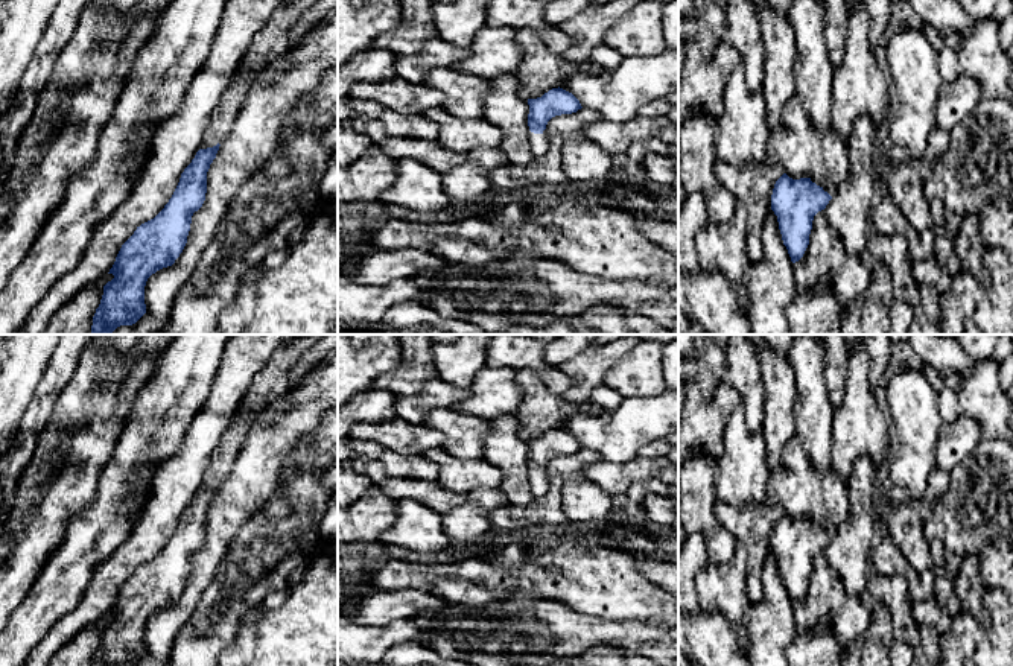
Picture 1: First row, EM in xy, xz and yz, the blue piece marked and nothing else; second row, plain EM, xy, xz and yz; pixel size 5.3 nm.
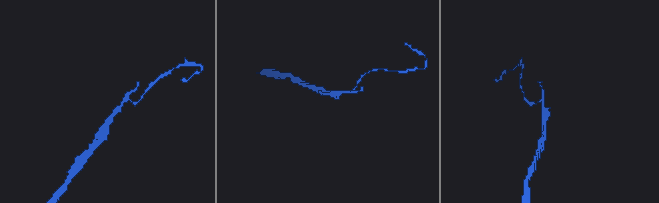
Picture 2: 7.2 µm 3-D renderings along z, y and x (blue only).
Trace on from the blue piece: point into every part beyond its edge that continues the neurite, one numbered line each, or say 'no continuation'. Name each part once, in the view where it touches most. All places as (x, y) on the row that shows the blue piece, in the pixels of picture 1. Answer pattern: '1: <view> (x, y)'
1: xz (539, 143)

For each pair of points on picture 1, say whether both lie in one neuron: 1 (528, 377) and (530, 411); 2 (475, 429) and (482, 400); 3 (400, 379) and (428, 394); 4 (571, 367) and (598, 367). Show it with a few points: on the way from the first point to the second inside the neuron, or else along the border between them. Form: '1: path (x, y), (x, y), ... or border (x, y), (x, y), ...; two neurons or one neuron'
1: path (530, 385), (530, 403); one neuron
2: border (452, 408), (487, 421); two neurons
3: border (438, 376), (428, 380), (417, 393), (396, 396); two neurons
4: path (577, 367), (592, 367); one neuron

